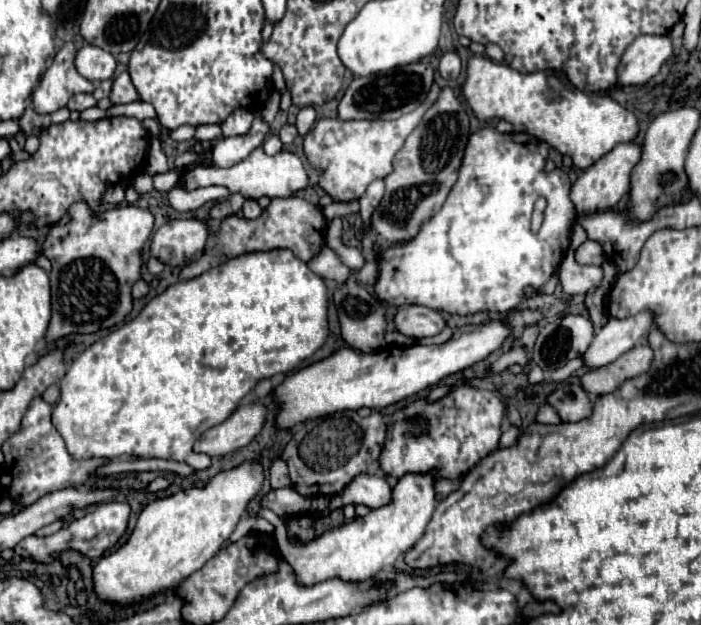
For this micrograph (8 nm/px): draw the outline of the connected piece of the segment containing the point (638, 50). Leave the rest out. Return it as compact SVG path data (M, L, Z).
M639 36L621 56L617 66L617 82L623 86L647 84L671 56L669 36Z

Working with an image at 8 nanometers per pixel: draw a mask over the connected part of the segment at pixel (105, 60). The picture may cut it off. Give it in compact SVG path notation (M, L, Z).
M83 44L75 54L77 72L91 82L109 80L115 72L115 66L117 66L117 62L109 52L101 50L97 46L91 46L91 44Z

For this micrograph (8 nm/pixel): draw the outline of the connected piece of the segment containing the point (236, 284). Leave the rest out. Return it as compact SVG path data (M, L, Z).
M289 250L243 254L217 268L203 272L197 278L169 286L165 292L157 294L139 312L137 318L133 318L131 322L111 332L107 338L101 338L95 344L91 344L87 350L83 350L83 354L69 366L67 374L61 380L61 398L57 406L53 408L53 424L63 436L67 450L75 460L117 458L117 456L129 454L137 458L167 458L175 462L185 462L195 470L203 470L203 468L209 468L211 458L193 450L195 438L199 438L205 432L205 428L213 428L225 422L235 412L239 402L255 388L259 380L271 378L275 374L285 374L297 368L305 358L309 358L325 342L325 336L327 336L327 290L323 280L317 274L313 274L305 262L297 260Z

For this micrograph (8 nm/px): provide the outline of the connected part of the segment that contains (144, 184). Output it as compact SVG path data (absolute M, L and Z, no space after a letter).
M137 174L135 180L133 180L133 188L139 192L139 194L147 194L153 190L153 180L149 174Z

